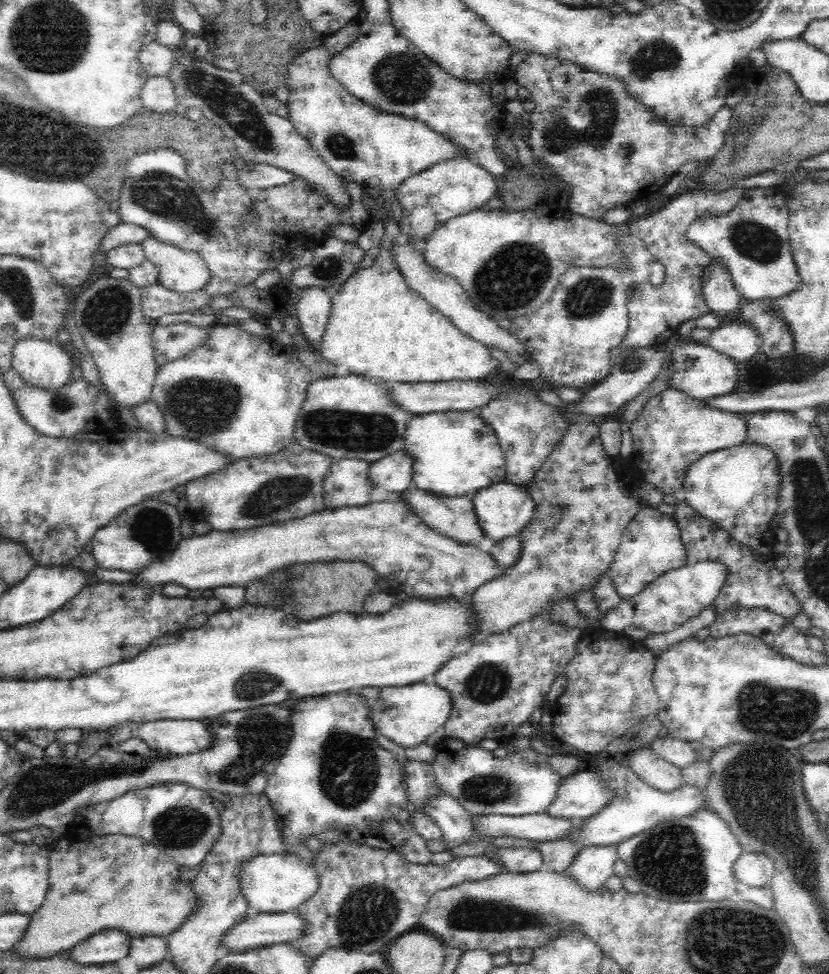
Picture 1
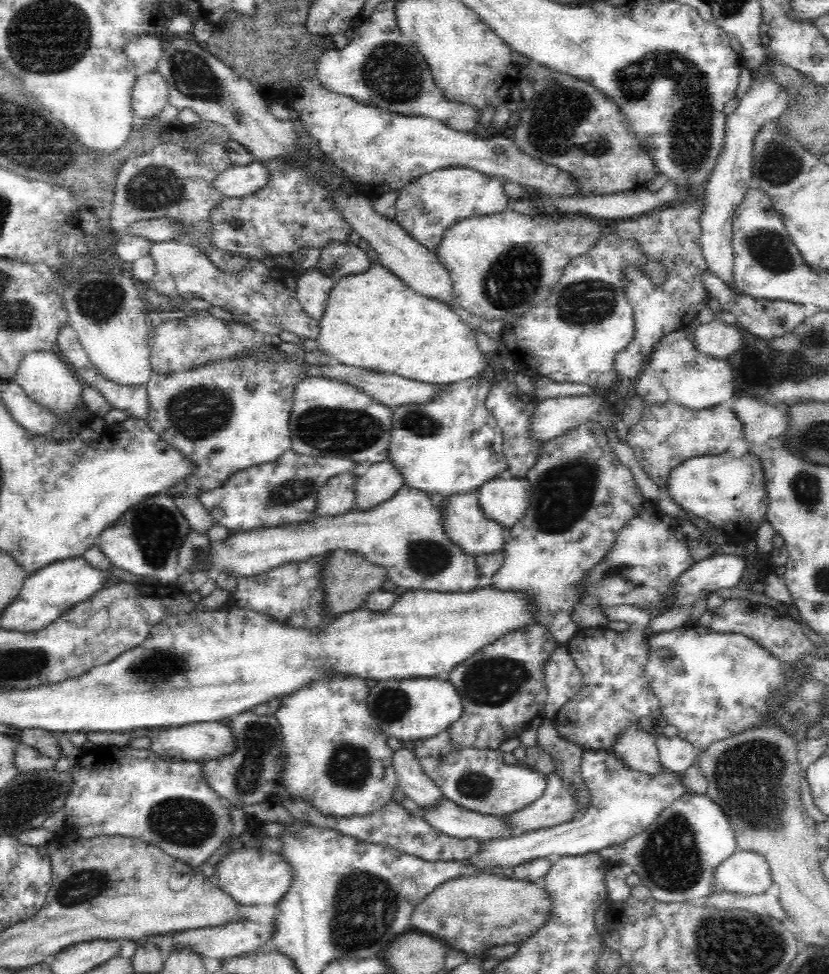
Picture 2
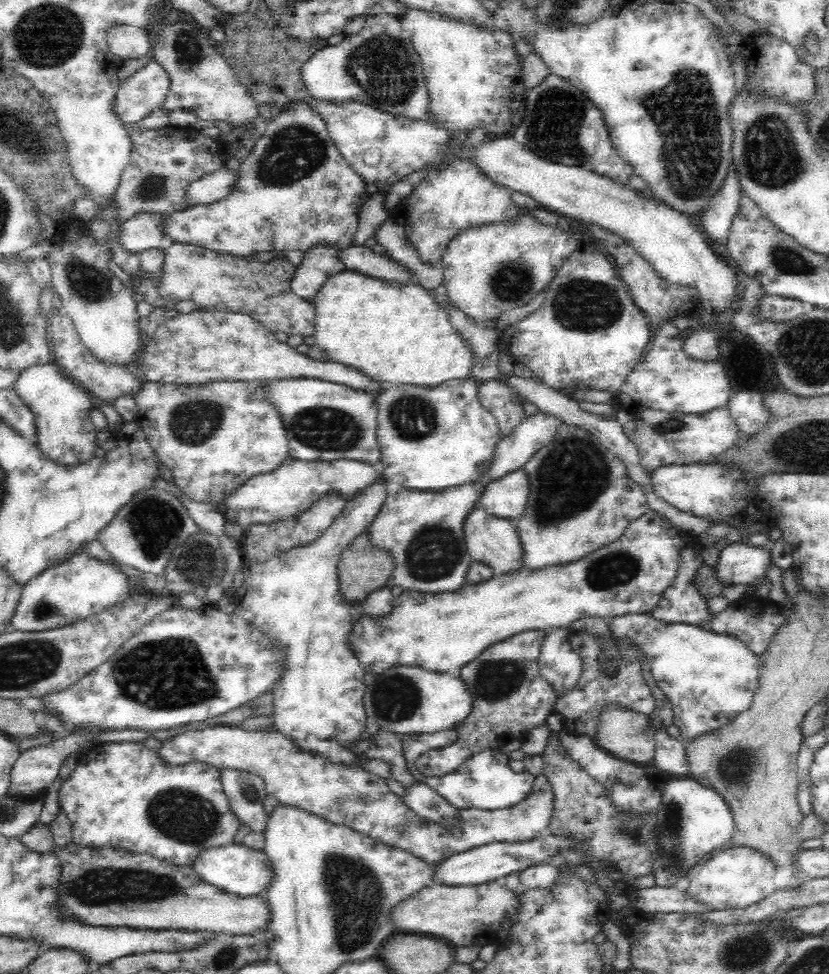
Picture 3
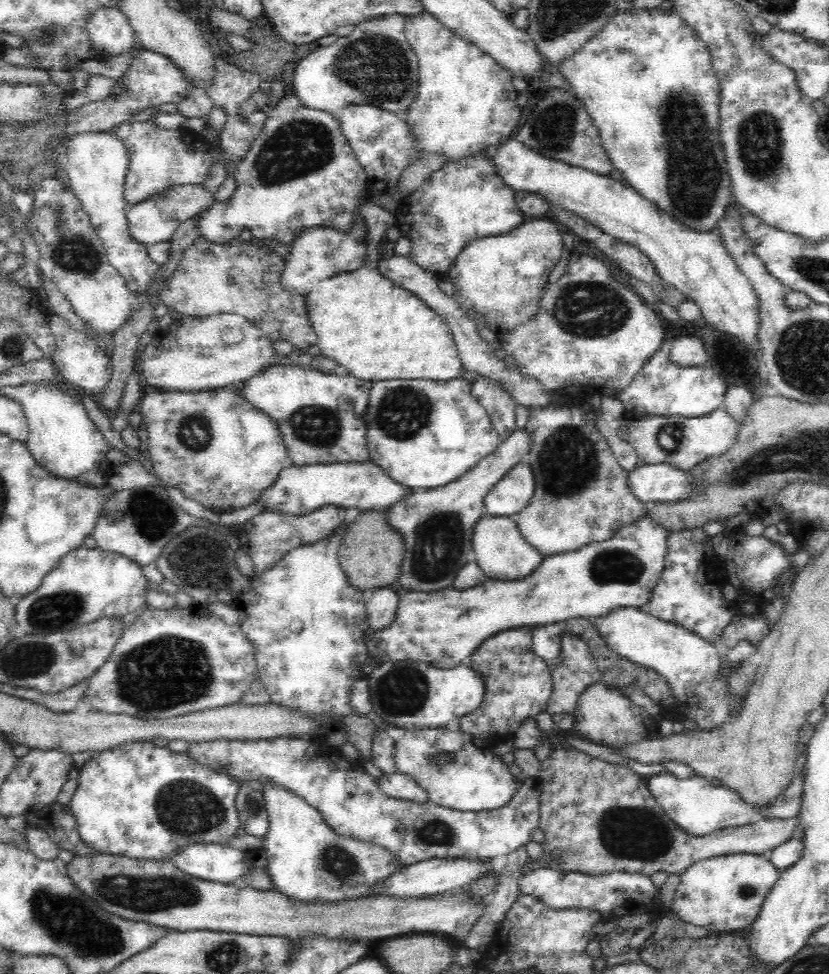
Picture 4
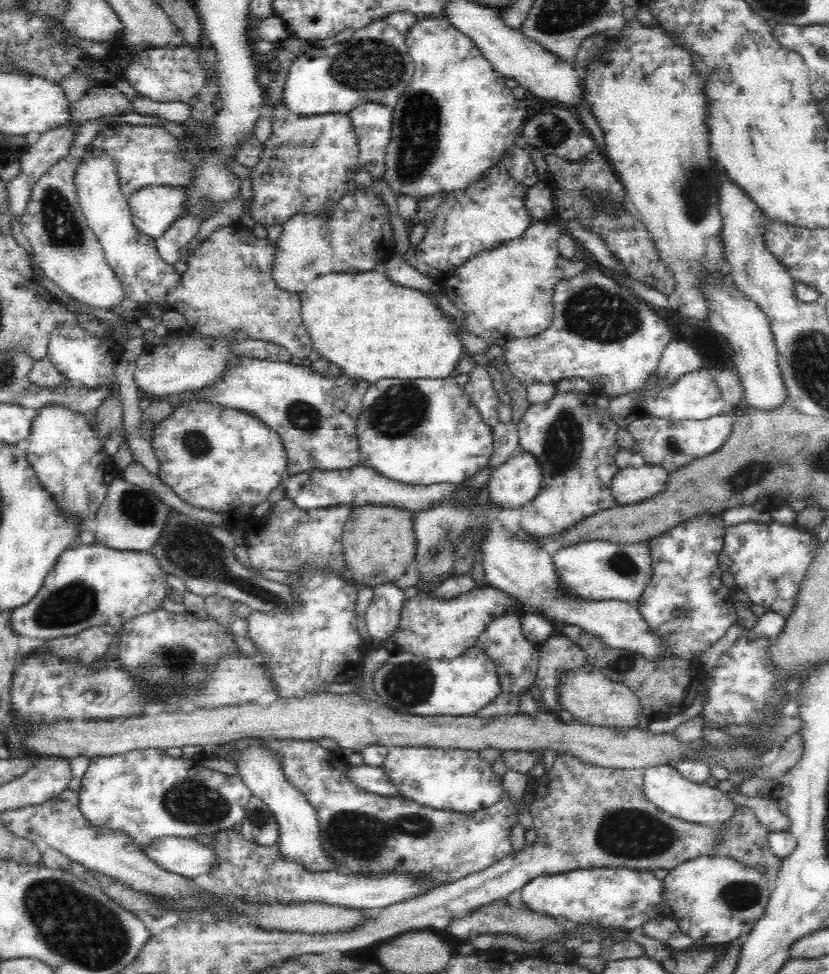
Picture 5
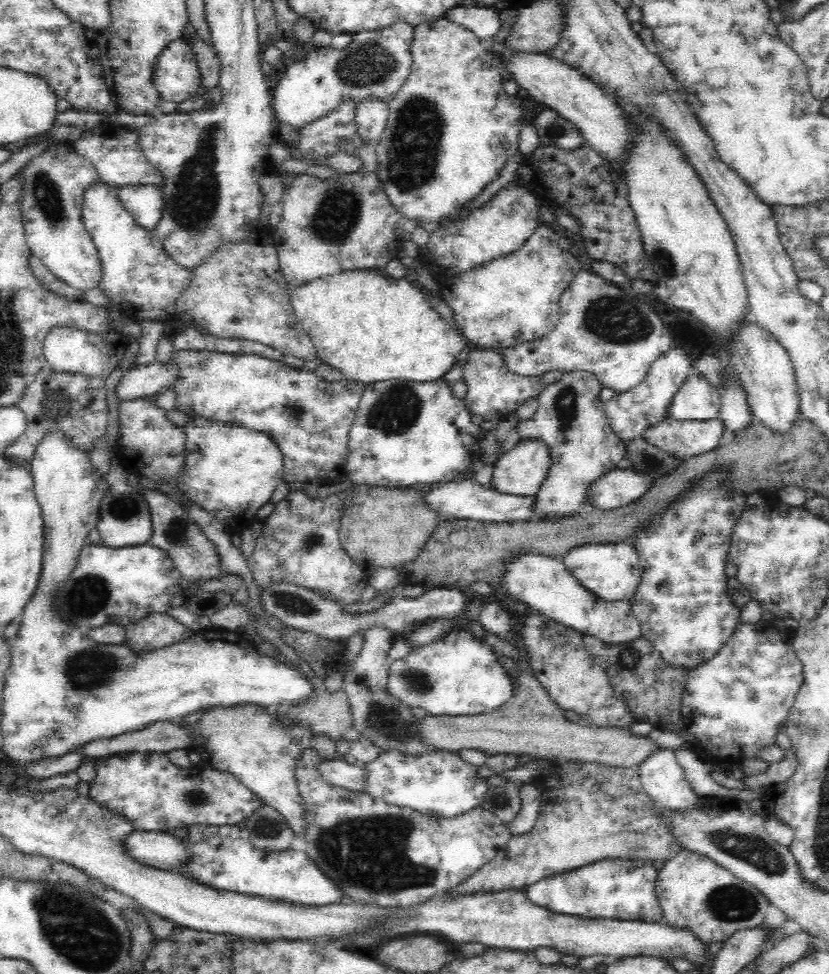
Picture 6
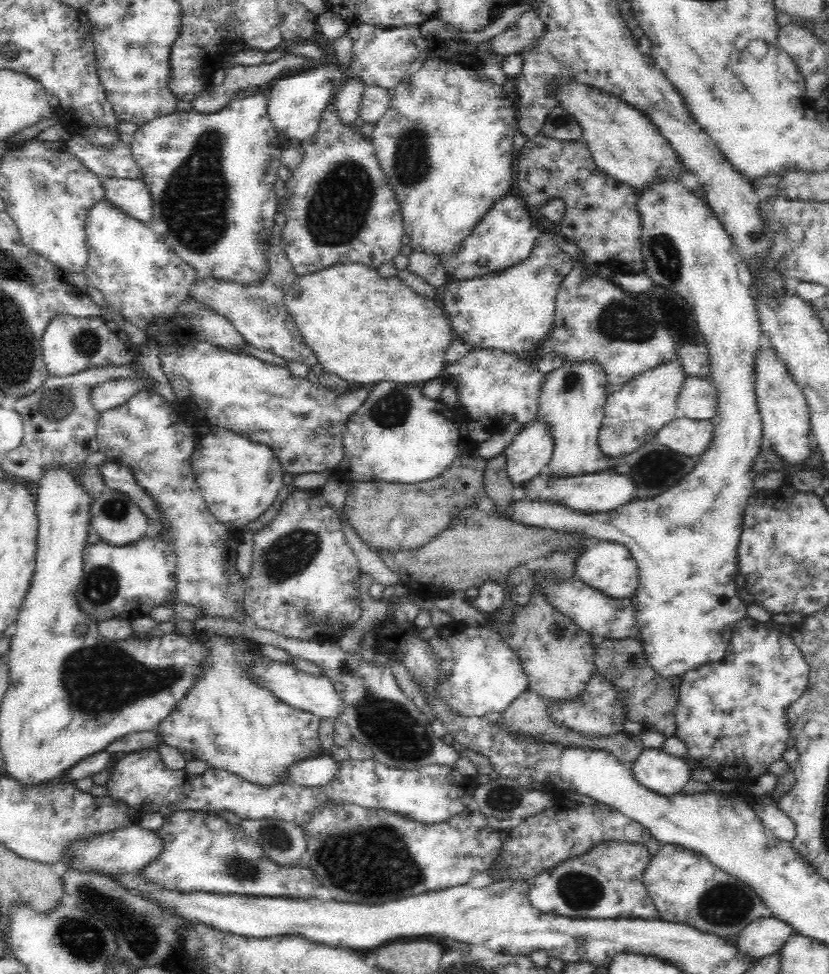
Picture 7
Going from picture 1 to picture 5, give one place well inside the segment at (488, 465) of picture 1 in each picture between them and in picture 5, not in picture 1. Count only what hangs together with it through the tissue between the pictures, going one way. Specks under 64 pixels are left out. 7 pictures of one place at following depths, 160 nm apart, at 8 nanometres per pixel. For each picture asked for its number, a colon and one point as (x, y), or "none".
2: (451, 445)
3: (430, 438)
4: (424, 434)
5: (420, 432)

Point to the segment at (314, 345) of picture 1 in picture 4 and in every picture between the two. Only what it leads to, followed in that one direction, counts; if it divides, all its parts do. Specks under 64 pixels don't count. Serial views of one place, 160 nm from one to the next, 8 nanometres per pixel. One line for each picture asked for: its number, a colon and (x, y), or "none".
2: (312, 287)
3: (318, 263)
4: (316, 253)

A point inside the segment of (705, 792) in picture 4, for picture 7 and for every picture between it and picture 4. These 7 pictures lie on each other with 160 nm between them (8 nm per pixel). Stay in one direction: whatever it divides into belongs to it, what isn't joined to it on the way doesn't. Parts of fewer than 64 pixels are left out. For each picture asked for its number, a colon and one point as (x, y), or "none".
5: (663, 785)
6: (663, 780)
7: (665, 774)

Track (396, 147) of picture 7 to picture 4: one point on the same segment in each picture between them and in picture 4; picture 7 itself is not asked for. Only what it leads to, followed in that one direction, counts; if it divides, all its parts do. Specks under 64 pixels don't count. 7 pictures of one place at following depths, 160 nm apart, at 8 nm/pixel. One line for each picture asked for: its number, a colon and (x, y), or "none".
4: (465, 102)
5: (456, 119)
6: (451, 128)

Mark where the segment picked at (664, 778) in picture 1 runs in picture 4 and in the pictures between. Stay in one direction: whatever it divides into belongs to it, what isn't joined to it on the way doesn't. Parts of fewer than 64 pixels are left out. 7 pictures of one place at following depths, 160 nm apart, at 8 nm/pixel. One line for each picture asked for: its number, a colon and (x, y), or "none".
2: (635, 747)
3: (624, 733)
4: (604, 715)

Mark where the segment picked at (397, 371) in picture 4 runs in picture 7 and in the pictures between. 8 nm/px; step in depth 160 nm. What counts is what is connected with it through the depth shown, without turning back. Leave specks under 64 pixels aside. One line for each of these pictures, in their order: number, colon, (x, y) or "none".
5: (371, 328)
6: (371, 327)
7: (365, 328)

